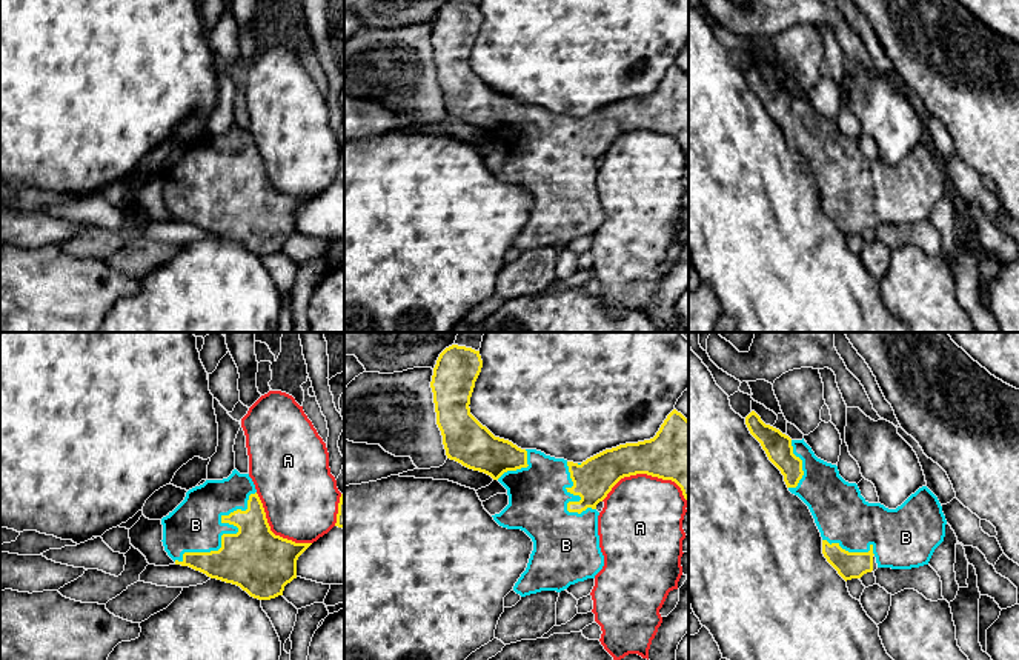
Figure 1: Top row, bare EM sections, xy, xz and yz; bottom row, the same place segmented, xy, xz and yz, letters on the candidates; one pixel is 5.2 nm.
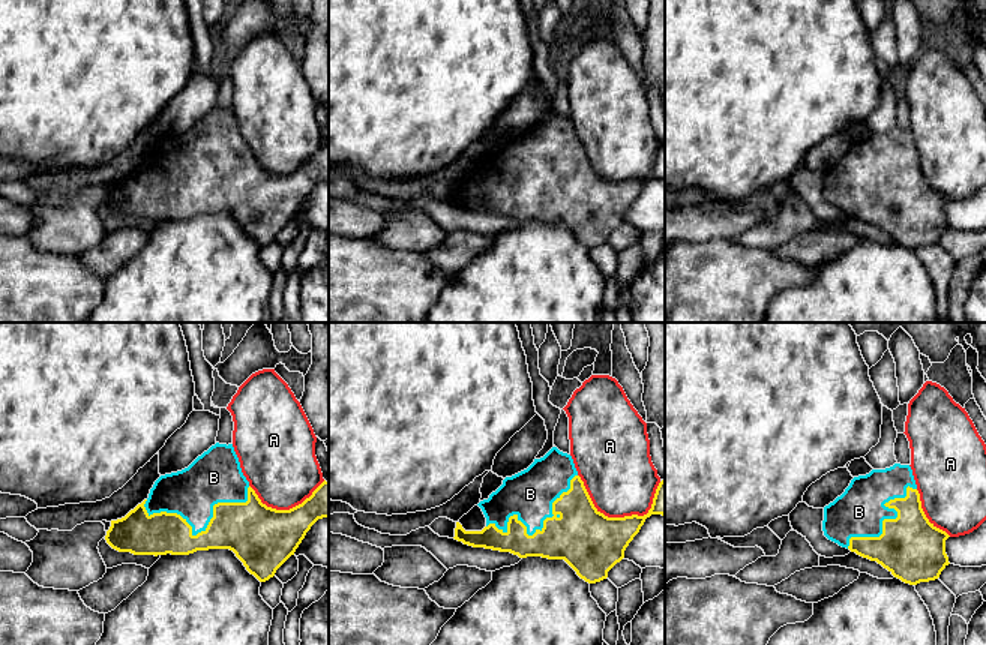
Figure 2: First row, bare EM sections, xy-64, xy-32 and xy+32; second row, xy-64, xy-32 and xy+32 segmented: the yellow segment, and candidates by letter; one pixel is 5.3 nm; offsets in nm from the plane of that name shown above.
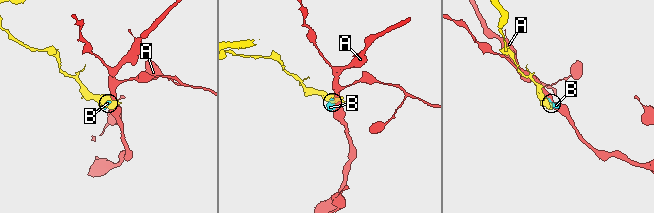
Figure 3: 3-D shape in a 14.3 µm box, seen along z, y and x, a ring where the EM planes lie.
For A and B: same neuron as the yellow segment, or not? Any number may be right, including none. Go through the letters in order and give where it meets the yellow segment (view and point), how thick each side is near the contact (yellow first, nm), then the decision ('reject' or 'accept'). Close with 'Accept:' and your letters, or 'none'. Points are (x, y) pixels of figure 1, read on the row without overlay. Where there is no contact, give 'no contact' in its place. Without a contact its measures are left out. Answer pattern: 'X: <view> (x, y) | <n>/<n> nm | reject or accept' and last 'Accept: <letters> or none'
A: xz (646, 128) | 340/420 nm | reject
B: xy (231, 190) | 340/280 nm | accept
Accept: B

